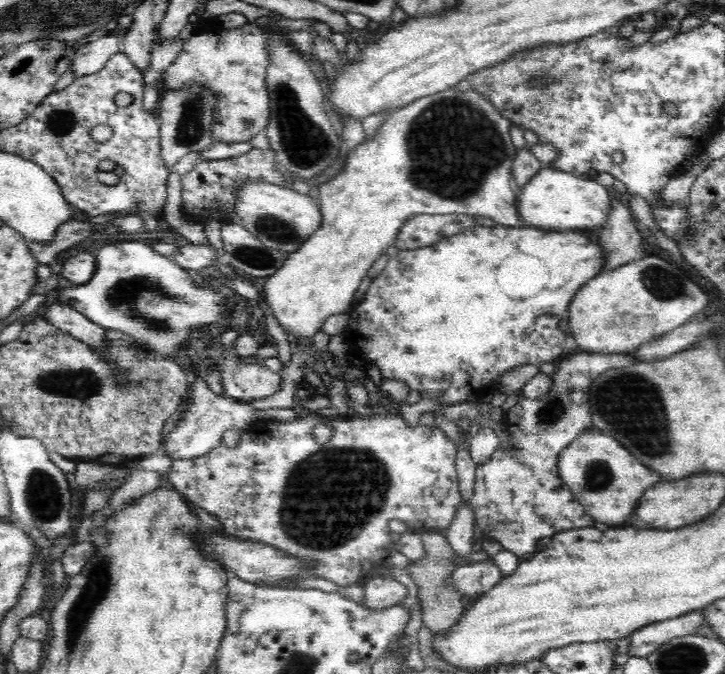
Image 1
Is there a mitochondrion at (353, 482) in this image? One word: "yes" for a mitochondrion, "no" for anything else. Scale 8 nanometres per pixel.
yes

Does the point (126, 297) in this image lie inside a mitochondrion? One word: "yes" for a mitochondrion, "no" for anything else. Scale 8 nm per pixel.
yes

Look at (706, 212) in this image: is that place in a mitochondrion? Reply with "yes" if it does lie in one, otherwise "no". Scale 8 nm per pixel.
yes

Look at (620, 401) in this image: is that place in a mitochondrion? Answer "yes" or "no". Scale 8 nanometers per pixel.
yes

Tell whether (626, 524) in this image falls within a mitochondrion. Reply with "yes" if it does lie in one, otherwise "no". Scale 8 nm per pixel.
no

